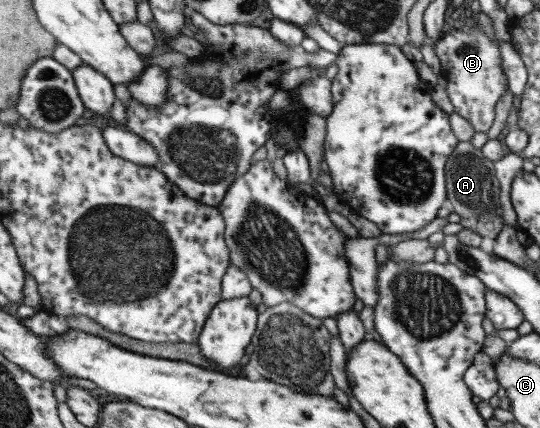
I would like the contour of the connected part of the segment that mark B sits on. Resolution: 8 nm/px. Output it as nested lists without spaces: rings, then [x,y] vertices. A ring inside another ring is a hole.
[[[469,24],[461,30],[444,33],[433,45],[444,73],[444,87],[453,112],[465,119],[476,131],[487,132],[494,119],[494,105],[507,89],[506,78],[500,68],[498,42],[482,32],[478,24]]]

